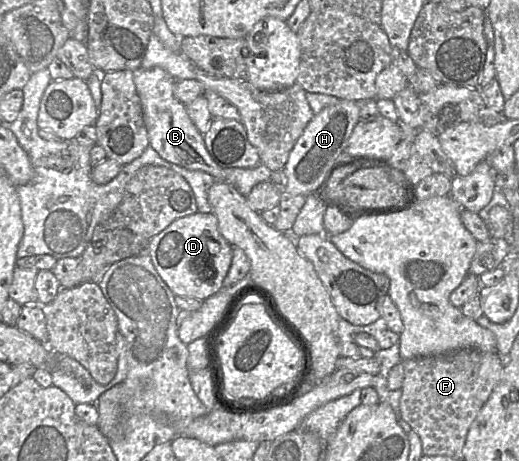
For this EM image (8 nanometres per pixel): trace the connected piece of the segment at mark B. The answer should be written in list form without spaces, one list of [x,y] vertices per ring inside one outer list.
[[[142,67],[134,71],[134,83],[139,95],[150,146],[166,161],[189,170],[199,170],[213,176],[217,181],[226,182],[224,169],[209,154],[203,134],[188,115],[186,105],[173,92],[174,78],[164,69]]]

